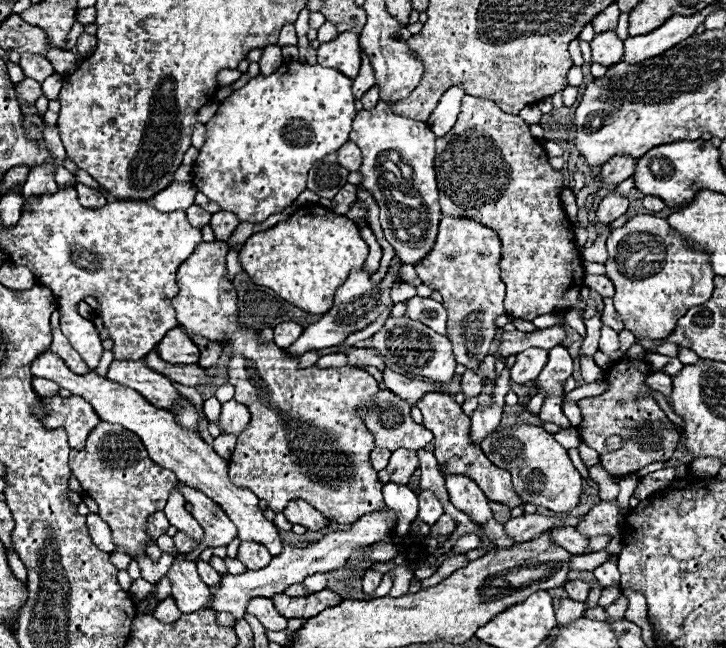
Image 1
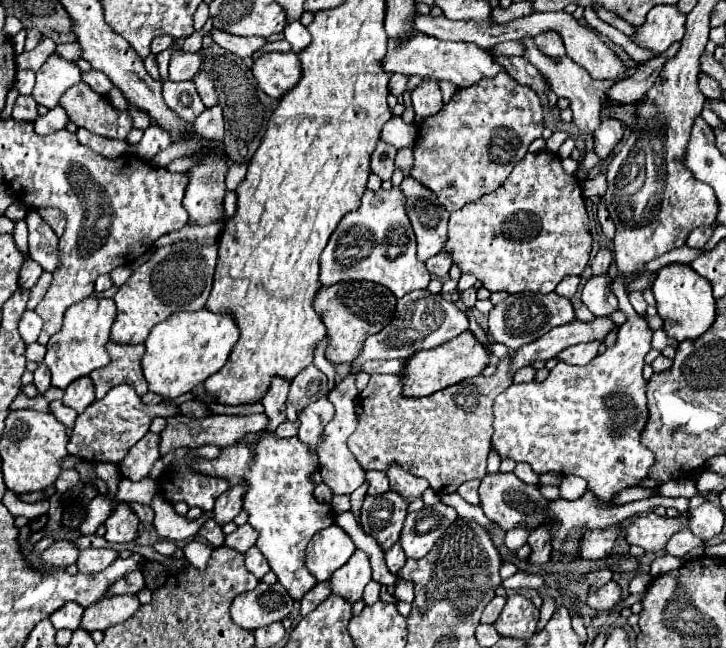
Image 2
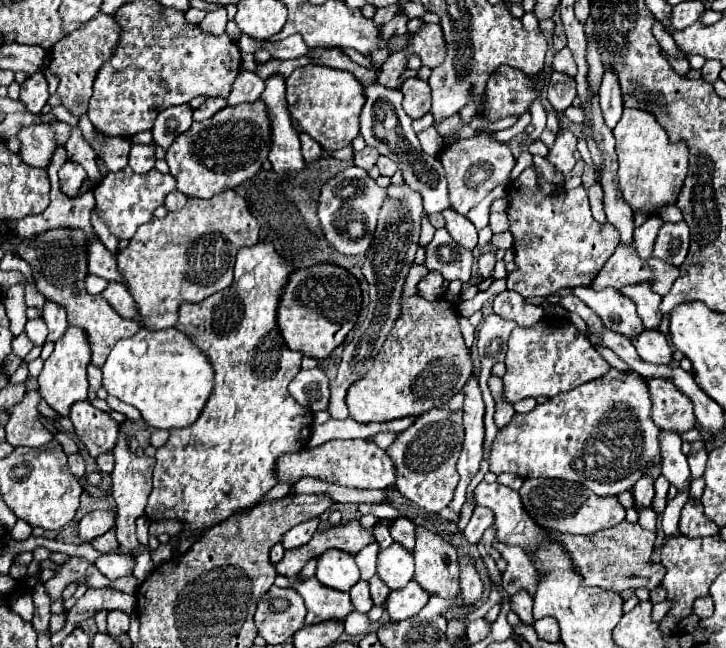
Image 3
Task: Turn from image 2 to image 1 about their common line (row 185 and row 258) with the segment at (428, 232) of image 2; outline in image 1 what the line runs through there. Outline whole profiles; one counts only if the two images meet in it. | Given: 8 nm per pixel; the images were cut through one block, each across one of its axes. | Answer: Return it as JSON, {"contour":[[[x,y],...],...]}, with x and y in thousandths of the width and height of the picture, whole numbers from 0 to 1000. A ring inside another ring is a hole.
{"contour":[[[523,154],[512,170],[496,170],[490,176],[482,216],[499,231],[499,256],[493,262],[499,269],[496,287],[510,296],[523,318],[523,346],[532,370],[540,377],[554,404],[573,407],[576,398],[584,398],[584,392],[592,389],[592,380],[598,380],[603,336],[609,336],[598,269],[601,207],[590,198],[587,188],[548,179],[537,173],[534,164]],[[543,238],[551,241],[548,250],[540,247]],[[554,259],[559,259],[565,269],[556,272]],[[534,269],[543,269],[543,275],[534,278]],[[501,272],[512,281],[504,278],[501,284]]]}

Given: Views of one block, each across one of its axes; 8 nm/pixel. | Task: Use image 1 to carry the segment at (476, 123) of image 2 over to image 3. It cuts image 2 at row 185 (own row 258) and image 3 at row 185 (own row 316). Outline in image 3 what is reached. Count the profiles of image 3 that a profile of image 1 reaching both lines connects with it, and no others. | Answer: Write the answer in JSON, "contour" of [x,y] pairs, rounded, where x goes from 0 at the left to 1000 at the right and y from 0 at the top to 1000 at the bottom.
{"contour":[[[661,204],[658,210],[645,213],[645,216],[634,216],[634,219],[623,222],[620,228],[609,231],[606,250],[614,262],[614,278],[617,278],[623,318],[634,330],[642,330],[650,318],[656,318],[664,306],[669,306],[669,299],[678,290],[683,290],[686,284],[700,278],[702,265],[711,253],[702,225],[689,222],[689,219],[678,219],[669,204]]]}

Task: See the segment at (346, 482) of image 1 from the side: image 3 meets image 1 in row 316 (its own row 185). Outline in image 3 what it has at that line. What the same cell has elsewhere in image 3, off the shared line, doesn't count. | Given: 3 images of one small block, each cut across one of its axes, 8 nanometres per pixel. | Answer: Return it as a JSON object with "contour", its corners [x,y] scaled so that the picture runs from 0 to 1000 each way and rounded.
{"contour":[[[361,154],[347,160],[311,164],[289,185],[264,188],[262,201],[240,216],[229,235],[234,269],[245,281],[245,293],[267,306],[292,306],[309,293],[350,275],[372,235],[372,182]]]}

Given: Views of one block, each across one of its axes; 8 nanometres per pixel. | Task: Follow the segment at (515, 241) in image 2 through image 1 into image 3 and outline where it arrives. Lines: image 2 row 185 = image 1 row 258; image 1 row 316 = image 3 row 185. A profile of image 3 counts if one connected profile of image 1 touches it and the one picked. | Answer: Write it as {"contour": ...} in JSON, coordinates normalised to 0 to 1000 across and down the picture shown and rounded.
{"contour":[[[725,259],[700,296],[700,340],[708,361],[708,389],[713,417],[700,423],[700,448],[722,460],[758,457],[780,444],[813,441],[818,423],[851,380],[851,358],[840,343],[818,343],[804,287],[774,302],[749,302],[738,287],[738,265]]]}

